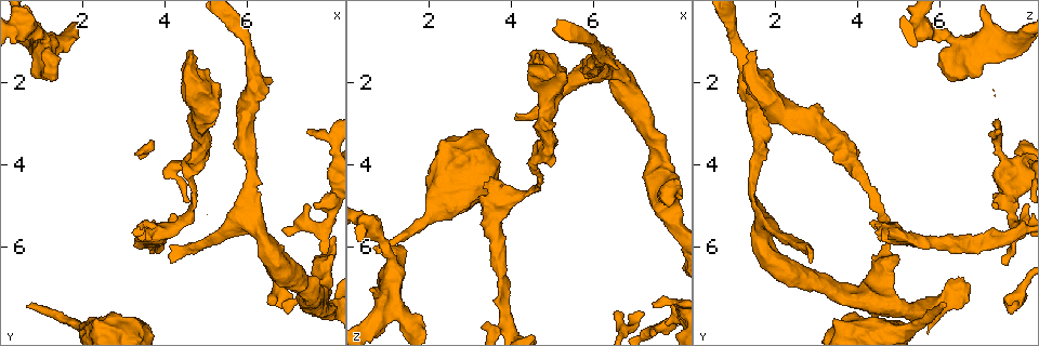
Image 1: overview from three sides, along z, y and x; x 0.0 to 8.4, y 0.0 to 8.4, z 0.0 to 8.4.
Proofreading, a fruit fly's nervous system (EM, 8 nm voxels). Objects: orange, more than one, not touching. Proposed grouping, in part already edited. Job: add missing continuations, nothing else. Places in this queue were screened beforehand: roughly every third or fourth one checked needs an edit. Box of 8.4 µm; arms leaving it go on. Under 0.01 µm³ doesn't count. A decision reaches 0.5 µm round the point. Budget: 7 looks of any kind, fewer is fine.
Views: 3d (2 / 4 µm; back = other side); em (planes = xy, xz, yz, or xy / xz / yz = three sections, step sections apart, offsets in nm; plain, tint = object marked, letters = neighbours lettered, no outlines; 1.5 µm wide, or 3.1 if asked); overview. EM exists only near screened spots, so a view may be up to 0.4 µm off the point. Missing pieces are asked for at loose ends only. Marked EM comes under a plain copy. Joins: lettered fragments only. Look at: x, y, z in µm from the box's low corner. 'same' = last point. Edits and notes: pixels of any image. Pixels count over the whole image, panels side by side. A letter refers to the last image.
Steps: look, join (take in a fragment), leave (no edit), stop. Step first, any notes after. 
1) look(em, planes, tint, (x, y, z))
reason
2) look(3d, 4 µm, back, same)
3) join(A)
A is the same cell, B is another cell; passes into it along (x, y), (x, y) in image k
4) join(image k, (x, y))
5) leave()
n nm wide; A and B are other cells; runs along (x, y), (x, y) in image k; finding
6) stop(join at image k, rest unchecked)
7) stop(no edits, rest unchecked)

look(em, planes, letters, (0.60, 7.45, 5.95))
free end

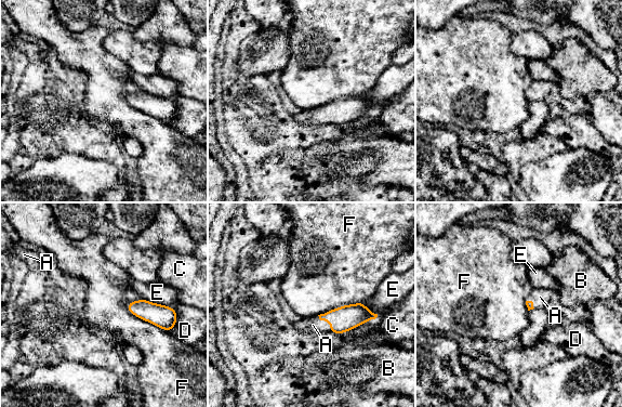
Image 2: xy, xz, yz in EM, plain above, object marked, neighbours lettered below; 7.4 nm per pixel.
join(A)
A is the same cell, B, C, D, E and F are other cells; it goes on there

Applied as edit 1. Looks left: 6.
look(overview)

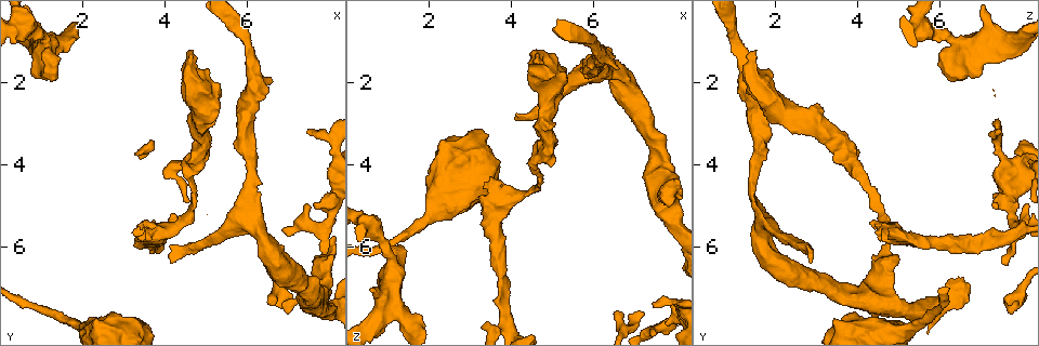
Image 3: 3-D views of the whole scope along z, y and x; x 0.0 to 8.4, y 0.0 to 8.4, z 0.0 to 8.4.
look(em, planes, tint, (3.50, 5.45, 4.25))
branch stops here

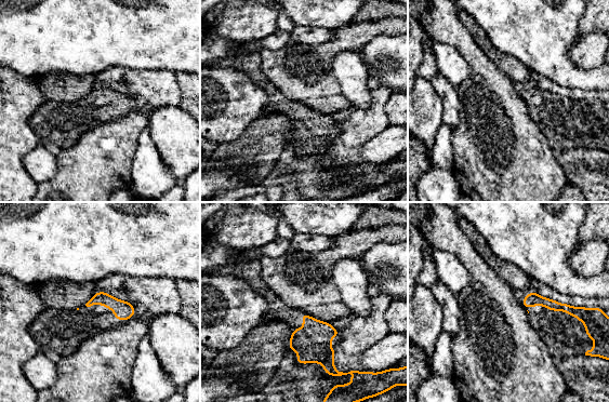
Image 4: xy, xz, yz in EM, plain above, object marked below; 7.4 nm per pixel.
look(em, planes, letters, same)

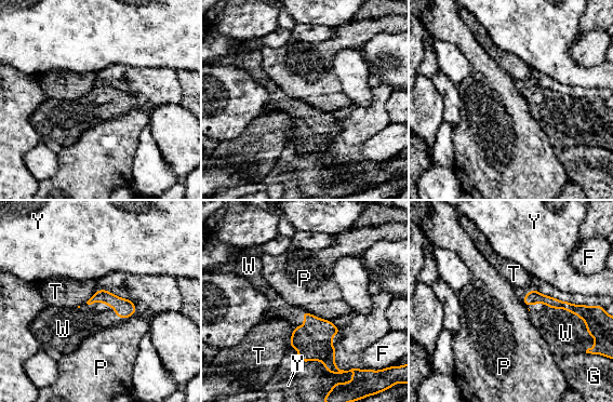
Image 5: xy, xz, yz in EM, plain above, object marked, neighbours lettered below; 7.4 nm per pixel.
join(W)
W is the same cell, F, G, P, T and Y are other cells; passes into it along (589, 315), (557, 308), (565, 333) in image 5; the neuron continues

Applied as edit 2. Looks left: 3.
stop(join at image 2, join at image 5, rest unchecked)

